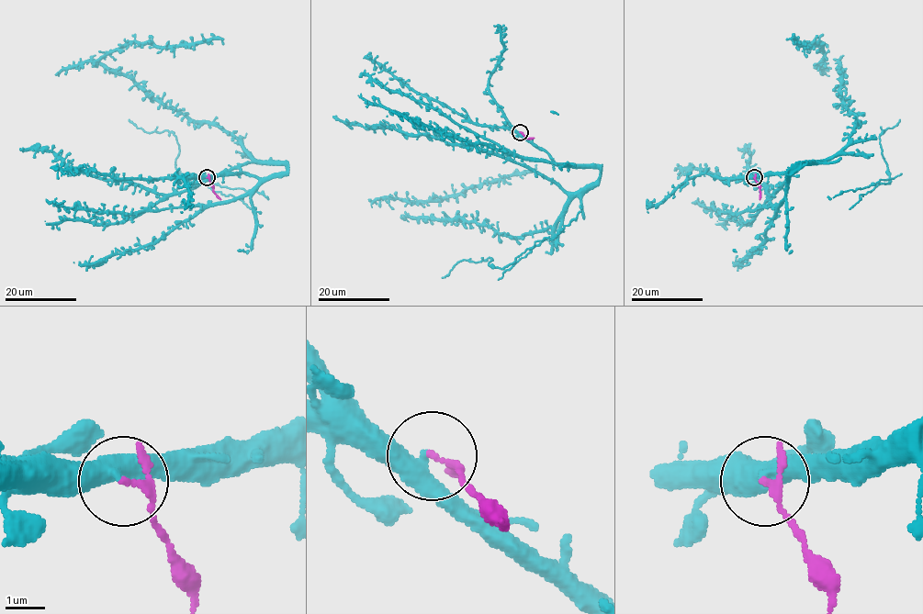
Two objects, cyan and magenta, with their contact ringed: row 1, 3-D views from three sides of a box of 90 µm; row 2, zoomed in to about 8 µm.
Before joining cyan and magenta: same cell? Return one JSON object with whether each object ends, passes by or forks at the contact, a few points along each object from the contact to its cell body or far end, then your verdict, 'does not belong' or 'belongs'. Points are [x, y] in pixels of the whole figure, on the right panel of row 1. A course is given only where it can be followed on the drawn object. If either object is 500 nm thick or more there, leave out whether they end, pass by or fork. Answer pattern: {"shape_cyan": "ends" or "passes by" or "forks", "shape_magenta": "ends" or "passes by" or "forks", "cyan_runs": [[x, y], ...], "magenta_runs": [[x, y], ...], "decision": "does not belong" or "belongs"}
{"shape_cyan": "passes by", "shape_magenta": "passes by", "cyan_runs": [[754, 177], [832, 158], [859, 122], [840, 94], [839, 63], [825, 61], [819, 43], [794, 44]], "magenta_runs": [[754, 177], [760, 193], [759, 199]], "decision": "does not belong"}

